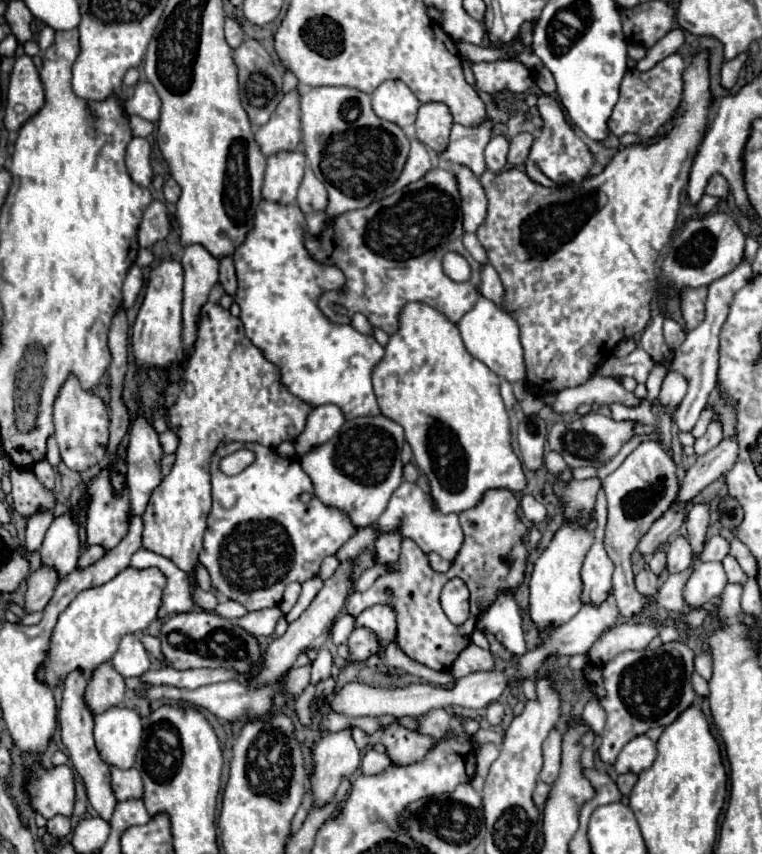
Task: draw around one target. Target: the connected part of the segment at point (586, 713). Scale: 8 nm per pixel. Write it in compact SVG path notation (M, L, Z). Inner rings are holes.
M589 702L583 710L583 722L589 724L589 728L595 732L595 734L601 734L603 732L603 726L605 726L605 712L603 708L599 706L599 702Z

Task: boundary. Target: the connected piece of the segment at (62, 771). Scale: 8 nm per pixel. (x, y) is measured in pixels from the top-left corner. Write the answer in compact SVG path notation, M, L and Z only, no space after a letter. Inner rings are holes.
M57 766L57 768L33 768L31 780L27 784L27 790L31 794L33 808L43 814L47 820L63 814L73 814L75 804L75 788L73 788L73 772L69 766Z

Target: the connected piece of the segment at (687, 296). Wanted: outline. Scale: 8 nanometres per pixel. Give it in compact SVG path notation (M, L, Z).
M707 286L681 290L681 316L685 320L685 330L693 330L703 322L705 298L707 298Z

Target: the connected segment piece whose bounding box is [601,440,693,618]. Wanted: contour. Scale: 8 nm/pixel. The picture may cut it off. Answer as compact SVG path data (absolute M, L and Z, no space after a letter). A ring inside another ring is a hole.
M647 440L641 442L627 458L625 462L605 476L601 480L601 488L609 502L609 520L607 520L607 532L605 532L605 548L609 558L615 562L615 574L613 574L613 594L617 600L619 614L623 618L631 618L639 614L641 610L649 606L665 608L671 614L683 612L683 586L693 572L693 568L687 568L681 576L673 576L673 582L663 582L655 596L645 598L637 592L633 582L633 570L631 570L631 552L635 550L641 536L651 528L651 524L669 508L669 504L677 496L677 478L675 478L675 462L663 452L661 444Z

